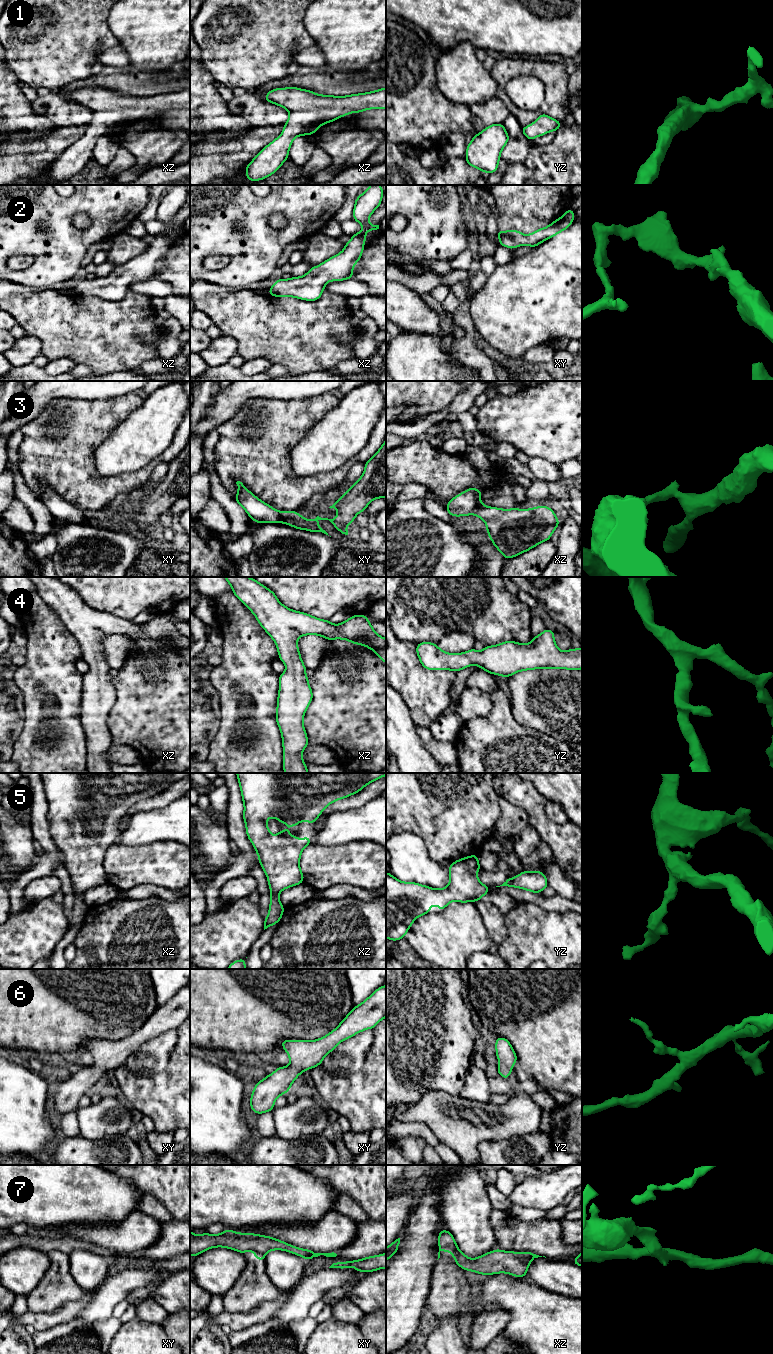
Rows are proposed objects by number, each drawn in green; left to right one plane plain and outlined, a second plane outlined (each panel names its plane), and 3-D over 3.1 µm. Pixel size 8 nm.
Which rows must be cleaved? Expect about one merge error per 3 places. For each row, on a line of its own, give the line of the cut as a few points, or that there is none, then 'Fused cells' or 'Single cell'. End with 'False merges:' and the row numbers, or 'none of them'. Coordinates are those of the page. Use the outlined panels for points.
1: No split. Single cell
2: No split. Single cell
3: Split along xz (480, 503), (472, 513). Fused cells
4: No split. Single cell
5: No split. Single cell
6: No split. Single cell
7: No split. Single cell
False merges: 3

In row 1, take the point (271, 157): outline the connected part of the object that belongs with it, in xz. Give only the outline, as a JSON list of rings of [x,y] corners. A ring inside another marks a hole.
[[[296,87],[276,88],[264,100],[285,108],[290,116],[279,137],[246,166],[246,178],[256,182],[273,175],[288,159],[295,137],[312,135],[323,124],[367,109],[386,109],[386,88],[348,96],[320,95]]]

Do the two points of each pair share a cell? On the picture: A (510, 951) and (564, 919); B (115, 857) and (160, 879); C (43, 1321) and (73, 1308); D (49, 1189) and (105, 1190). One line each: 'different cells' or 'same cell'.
A: same cell
B: same cell
C: same cell
D: same cell

